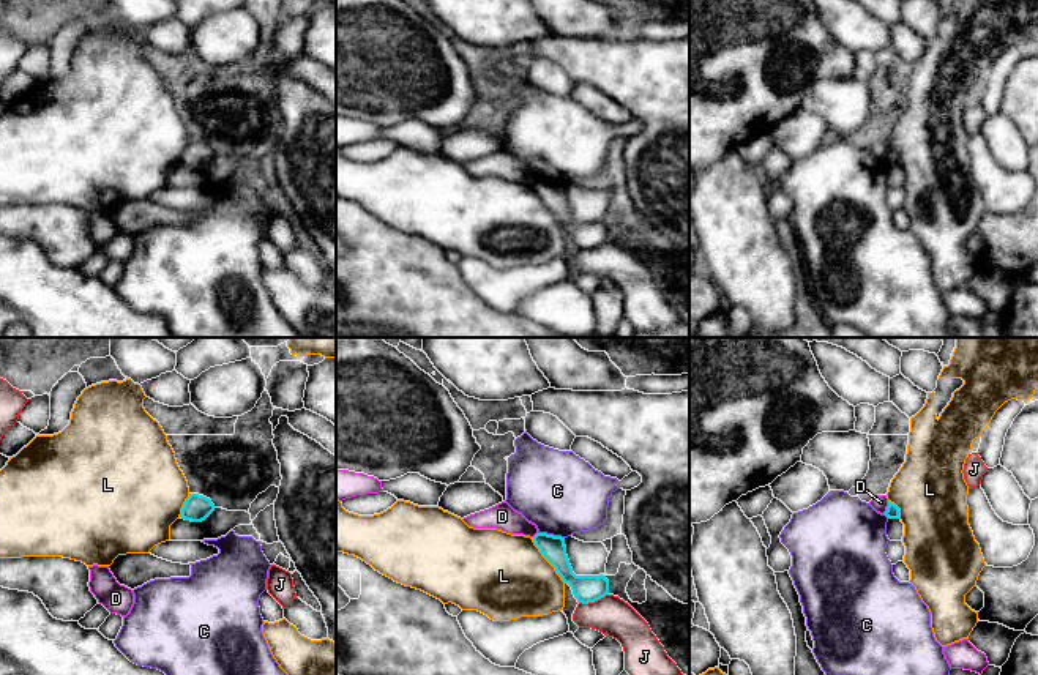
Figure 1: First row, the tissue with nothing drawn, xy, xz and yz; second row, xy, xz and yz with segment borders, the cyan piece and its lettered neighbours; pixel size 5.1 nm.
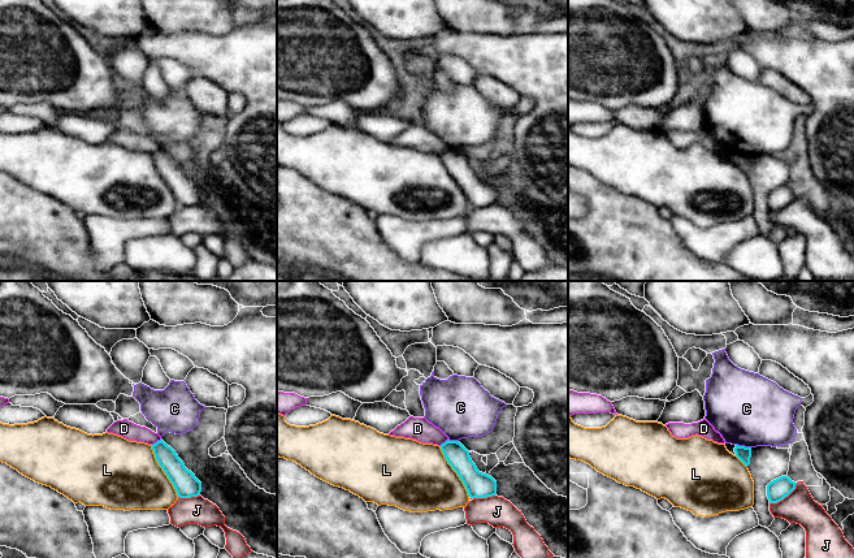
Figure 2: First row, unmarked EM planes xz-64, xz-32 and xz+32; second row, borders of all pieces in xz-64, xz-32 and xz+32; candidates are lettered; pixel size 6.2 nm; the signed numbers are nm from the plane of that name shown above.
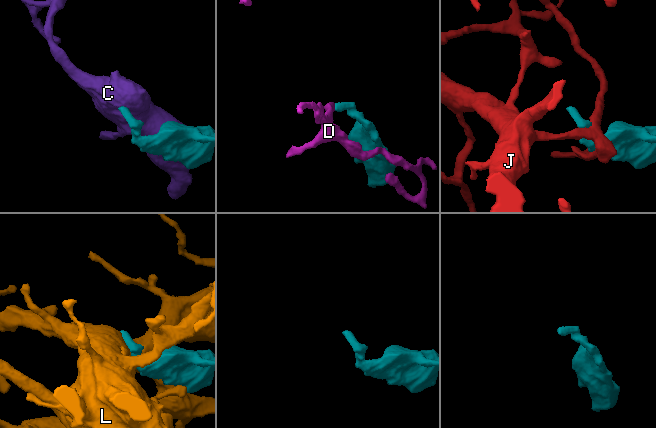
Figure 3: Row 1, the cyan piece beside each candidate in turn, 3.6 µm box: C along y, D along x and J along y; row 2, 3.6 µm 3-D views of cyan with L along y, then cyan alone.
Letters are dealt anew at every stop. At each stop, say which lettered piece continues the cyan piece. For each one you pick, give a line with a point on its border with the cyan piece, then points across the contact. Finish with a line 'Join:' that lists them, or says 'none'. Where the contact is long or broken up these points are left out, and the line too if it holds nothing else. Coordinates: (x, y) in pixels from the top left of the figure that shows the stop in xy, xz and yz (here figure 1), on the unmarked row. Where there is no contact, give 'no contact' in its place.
Join: none

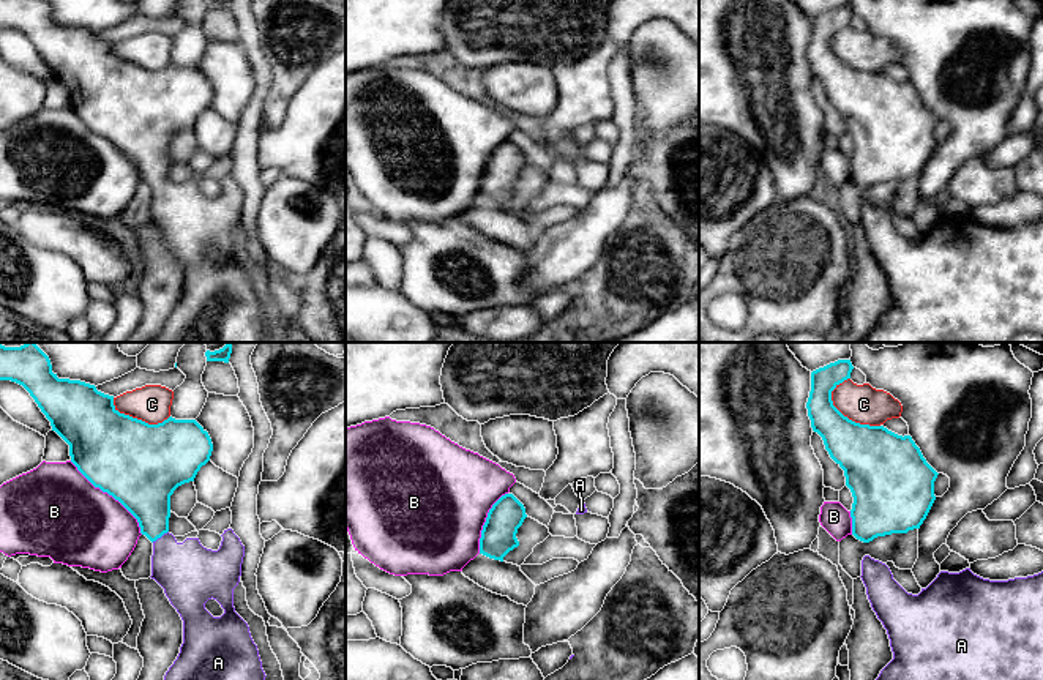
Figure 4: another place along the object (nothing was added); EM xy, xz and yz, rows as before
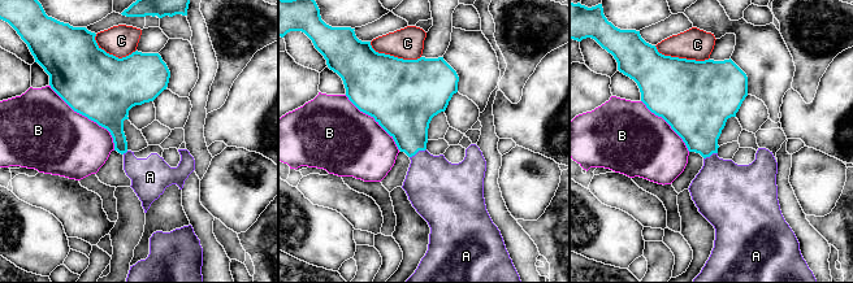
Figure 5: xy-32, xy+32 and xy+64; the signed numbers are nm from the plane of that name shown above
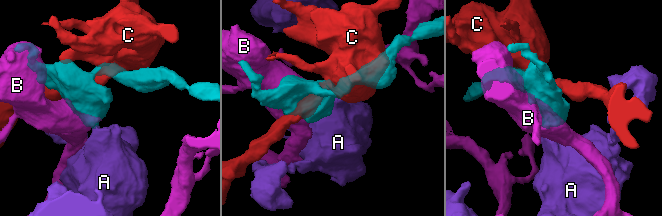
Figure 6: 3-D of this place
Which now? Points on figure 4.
A: contact xy (160, 183); way xy (144, 138), (160, 183), (164, 194), (191, 221)
Join: A

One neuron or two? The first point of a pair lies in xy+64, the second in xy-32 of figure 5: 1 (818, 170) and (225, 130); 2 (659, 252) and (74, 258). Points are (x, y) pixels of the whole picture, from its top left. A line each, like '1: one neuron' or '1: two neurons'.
1: two neurons
2: one neuron

